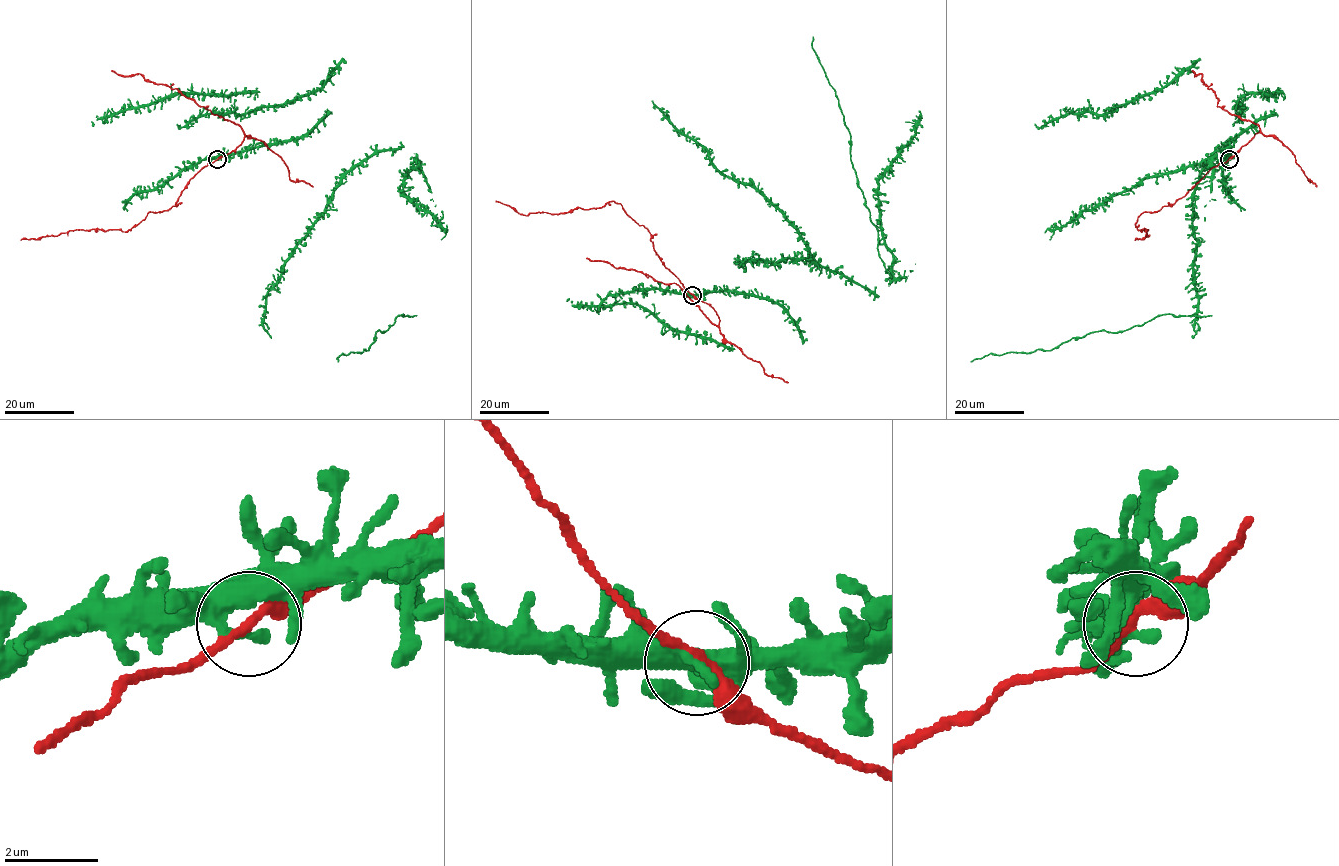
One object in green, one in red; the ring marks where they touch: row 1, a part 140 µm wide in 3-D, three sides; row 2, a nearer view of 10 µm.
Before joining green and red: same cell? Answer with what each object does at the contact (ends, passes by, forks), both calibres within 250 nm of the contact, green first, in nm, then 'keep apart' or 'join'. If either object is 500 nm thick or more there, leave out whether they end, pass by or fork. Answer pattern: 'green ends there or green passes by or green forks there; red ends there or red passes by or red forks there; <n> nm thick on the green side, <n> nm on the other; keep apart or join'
green ends there; red passes by; 260 nm thick on the green side, 220 nm on the other; join

